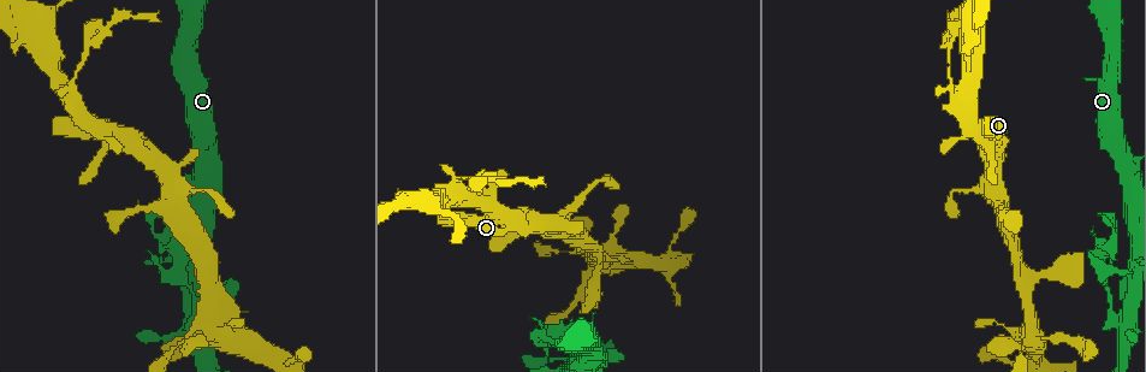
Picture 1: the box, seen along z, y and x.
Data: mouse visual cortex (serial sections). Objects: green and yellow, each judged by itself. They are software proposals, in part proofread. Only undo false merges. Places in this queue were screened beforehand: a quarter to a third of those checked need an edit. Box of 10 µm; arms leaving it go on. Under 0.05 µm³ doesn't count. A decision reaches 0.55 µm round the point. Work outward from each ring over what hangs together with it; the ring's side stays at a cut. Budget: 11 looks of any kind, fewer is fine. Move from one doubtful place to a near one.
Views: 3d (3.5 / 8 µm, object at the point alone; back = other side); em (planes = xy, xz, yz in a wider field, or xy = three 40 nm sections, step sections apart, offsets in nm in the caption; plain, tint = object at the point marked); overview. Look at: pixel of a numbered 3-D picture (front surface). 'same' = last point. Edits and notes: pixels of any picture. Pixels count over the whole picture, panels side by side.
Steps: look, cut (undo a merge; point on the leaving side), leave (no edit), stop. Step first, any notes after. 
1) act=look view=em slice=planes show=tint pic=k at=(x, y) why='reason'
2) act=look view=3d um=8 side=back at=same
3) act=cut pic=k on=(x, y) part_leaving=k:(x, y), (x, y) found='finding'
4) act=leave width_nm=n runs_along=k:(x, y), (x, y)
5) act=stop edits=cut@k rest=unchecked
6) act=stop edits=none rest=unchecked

act=look view=3d um=8 pic=1 at=(588, 191) why='sharp bend'

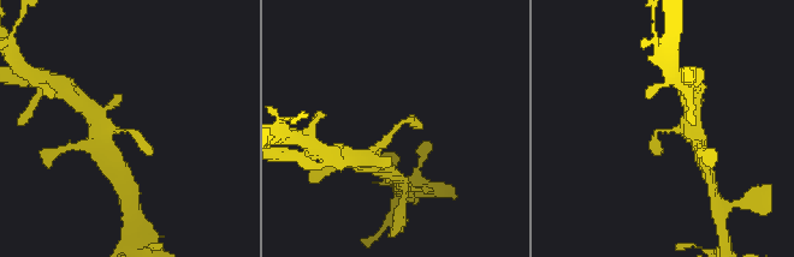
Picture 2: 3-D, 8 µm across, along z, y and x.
act=look view=3d um=3.5 at=same

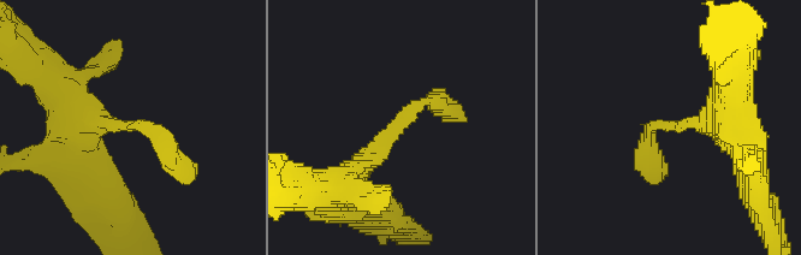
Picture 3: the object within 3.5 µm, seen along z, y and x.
act=leave runs_along=3:(333, 188), (422, 102), (451, 111) found='one cell here'

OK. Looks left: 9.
act=look view=3d um=3.5 pic=1 at=(1113, 312) why='side arm on a straight run'

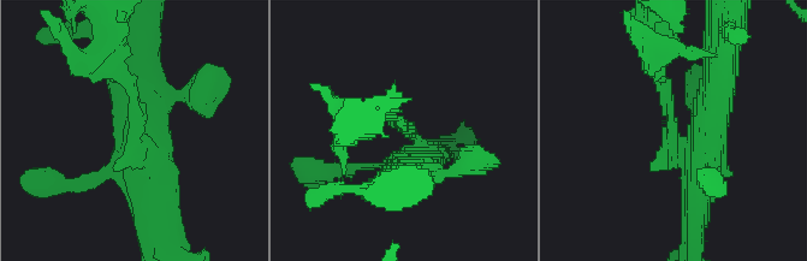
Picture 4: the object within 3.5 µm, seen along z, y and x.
act=look view=em slice=xy step=3 show=tint pic=4 at=(671, 130) why='now the EM'

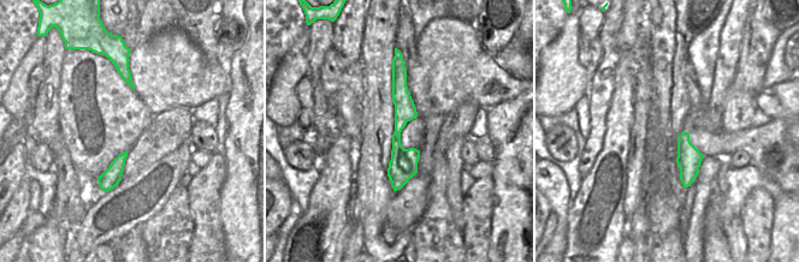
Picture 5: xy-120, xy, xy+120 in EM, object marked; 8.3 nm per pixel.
act=cut pic=4 on=(669, 100) width_nm=180 part_leaving=4:(672, 146), (654, 46) found='a second cell is stuck on'

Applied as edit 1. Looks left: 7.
act=look view=overview

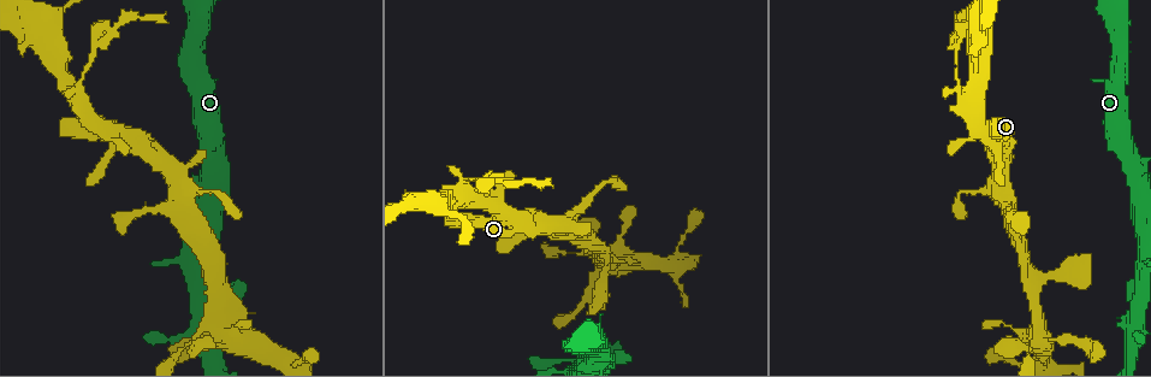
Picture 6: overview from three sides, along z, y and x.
act=look view=em slice=planes show=tint pic=6 at=(1036, 318) why='two arms at a narrow angle'

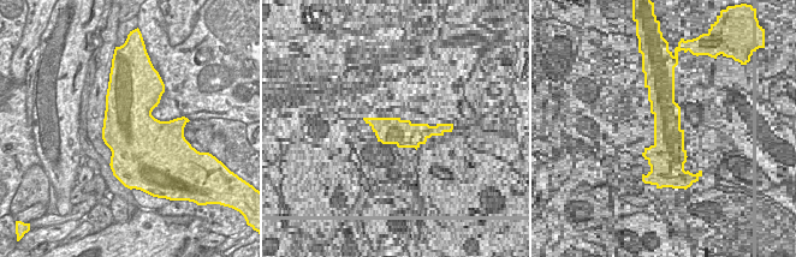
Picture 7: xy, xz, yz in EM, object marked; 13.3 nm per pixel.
act=look view=3d um=3.5 at=same

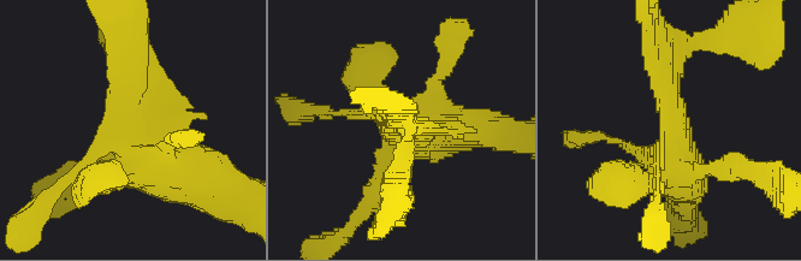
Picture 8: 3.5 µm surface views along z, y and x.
act=leave runs_along=8:(130, 47), (130, 143), (189, 177) found='all the same cell'

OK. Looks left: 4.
act=look view=3d um=3.5 pic=6 at=(93, 34) why='abrupt turn'

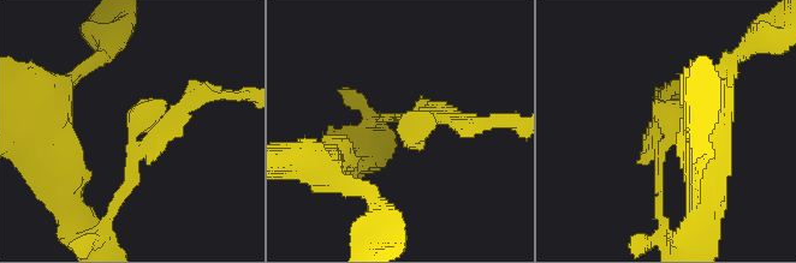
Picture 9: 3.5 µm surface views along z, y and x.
act=look view=em slice=xy step=5 show=tint pic=9 at=(138, 128)

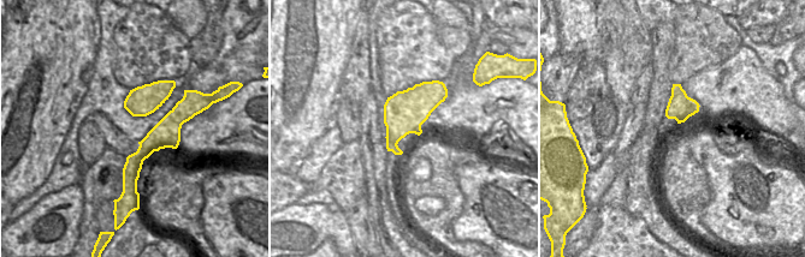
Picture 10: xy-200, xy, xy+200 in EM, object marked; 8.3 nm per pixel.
act=leave found='one cell here'

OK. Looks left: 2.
act=stop edits=cut@4 rest=unchecked

